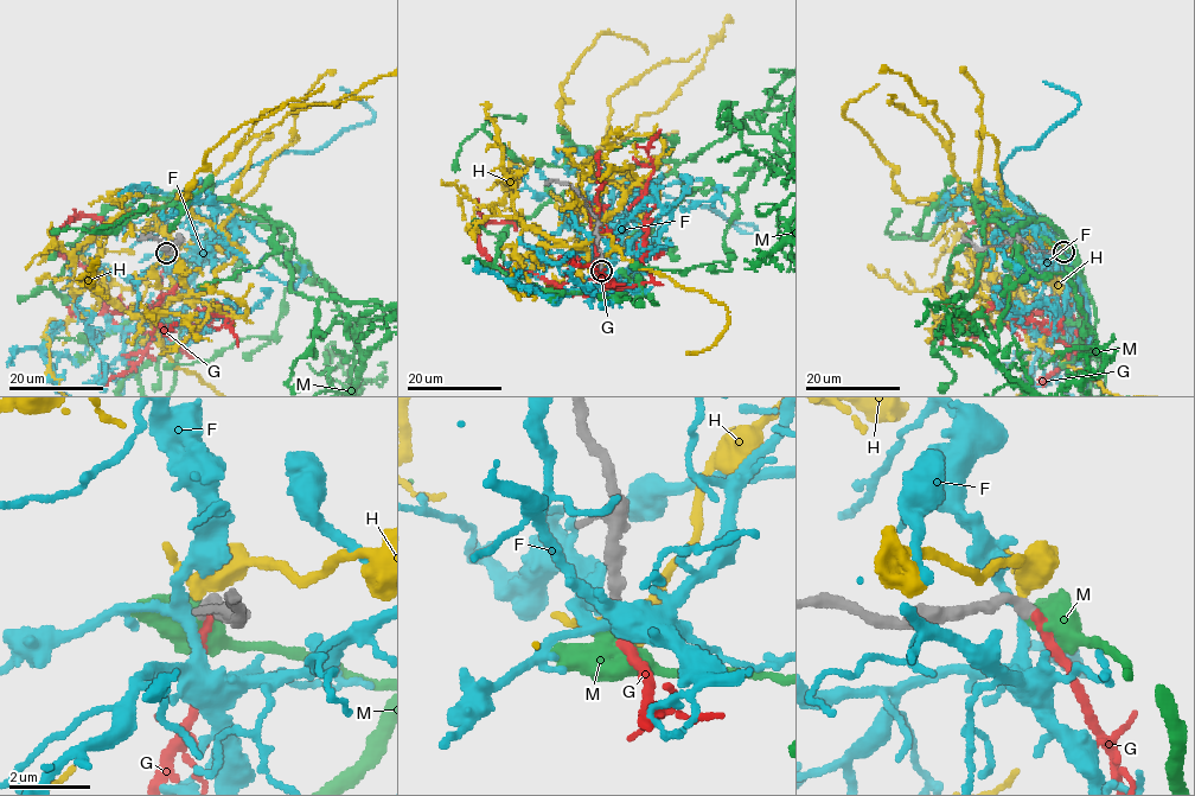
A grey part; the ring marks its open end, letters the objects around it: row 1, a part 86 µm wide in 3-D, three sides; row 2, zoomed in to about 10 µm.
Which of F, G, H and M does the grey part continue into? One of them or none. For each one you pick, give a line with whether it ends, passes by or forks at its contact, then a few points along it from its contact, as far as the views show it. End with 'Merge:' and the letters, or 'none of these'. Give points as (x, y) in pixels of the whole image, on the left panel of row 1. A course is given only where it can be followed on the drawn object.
G: it ends
Merge: G

